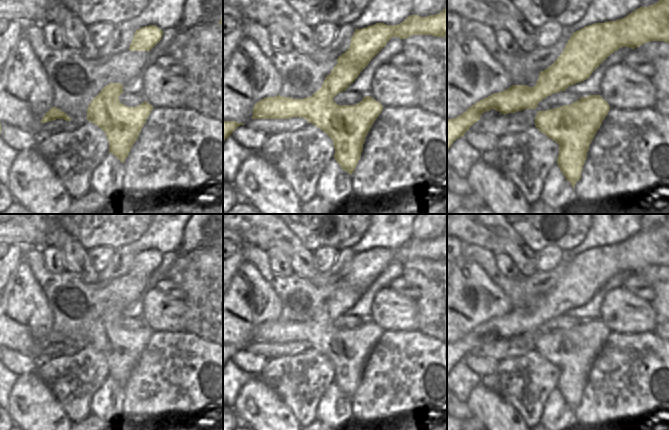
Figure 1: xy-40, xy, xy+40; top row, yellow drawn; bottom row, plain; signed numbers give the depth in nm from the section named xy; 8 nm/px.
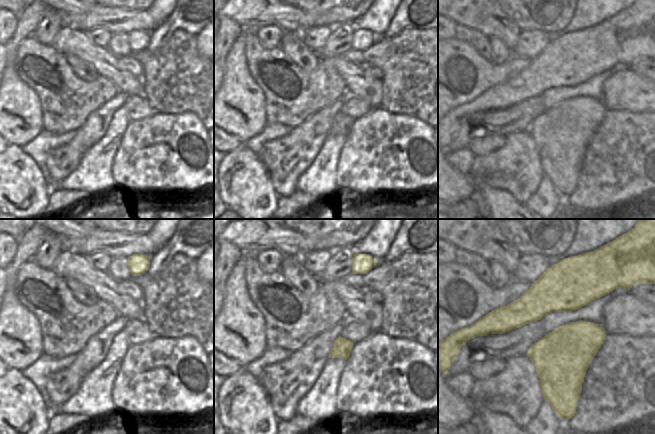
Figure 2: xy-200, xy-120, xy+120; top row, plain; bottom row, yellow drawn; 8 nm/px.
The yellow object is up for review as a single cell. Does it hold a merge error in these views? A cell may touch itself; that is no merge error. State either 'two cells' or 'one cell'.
one cell

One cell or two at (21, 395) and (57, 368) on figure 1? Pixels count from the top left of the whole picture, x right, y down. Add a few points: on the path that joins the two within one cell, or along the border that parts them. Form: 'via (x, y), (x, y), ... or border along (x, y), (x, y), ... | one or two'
border along (35, 372), (55, 398) | two

